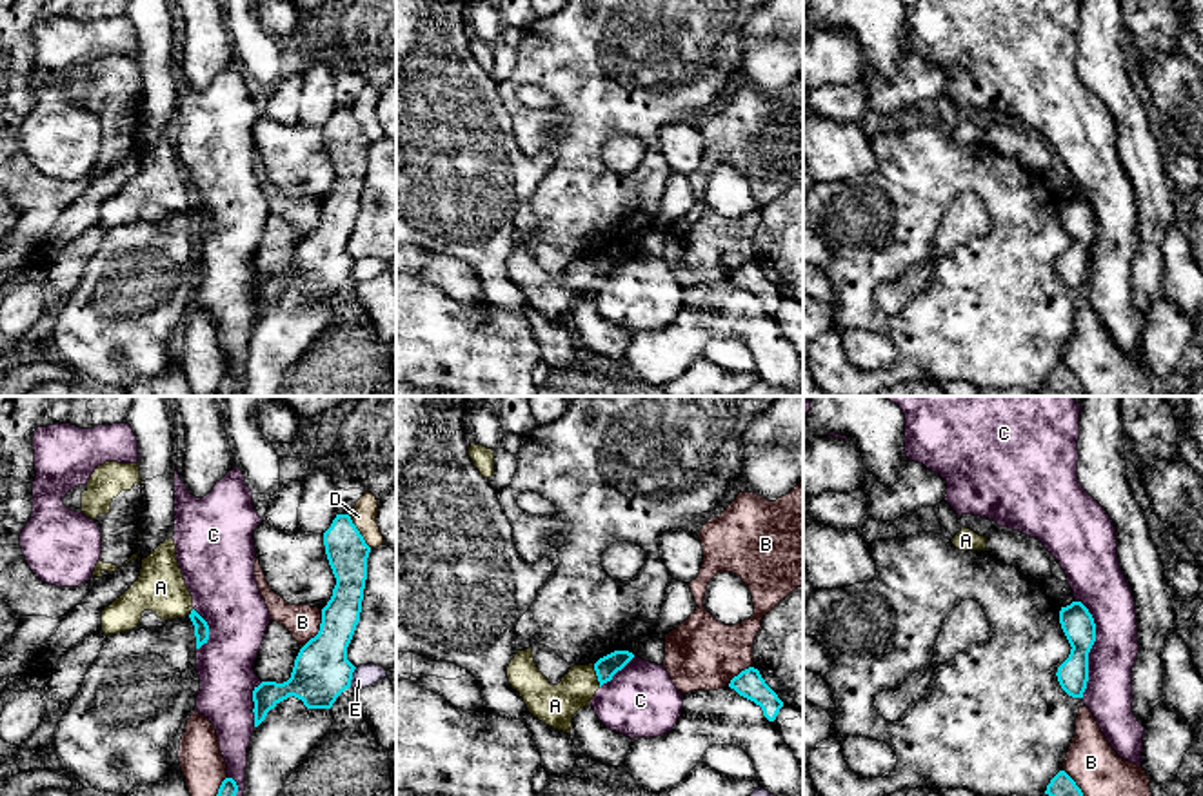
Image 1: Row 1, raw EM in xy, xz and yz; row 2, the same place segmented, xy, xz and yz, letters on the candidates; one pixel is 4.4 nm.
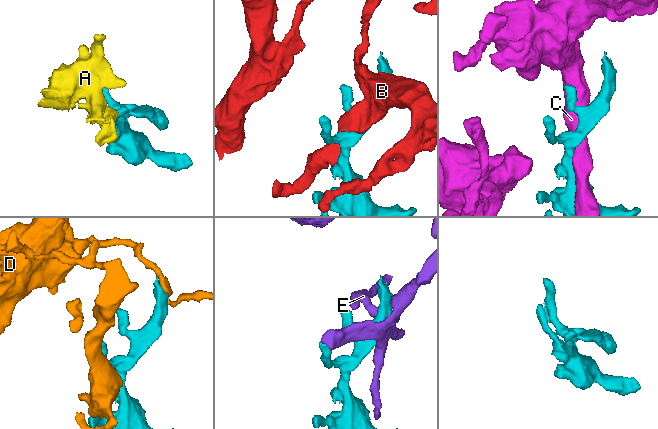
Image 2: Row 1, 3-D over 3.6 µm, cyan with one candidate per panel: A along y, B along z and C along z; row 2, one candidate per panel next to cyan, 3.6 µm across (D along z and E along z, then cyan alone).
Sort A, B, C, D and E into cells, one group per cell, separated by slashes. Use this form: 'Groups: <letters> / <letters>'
Groups: A / B / C / D / E

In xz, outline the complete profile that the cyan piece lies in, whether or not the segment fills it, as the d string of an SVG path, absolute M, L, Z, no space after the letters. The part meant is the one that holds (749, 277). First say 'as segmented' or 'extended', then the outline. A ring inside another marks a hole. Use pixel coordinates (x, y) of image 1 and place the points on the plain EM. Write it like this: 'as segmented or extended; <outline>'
as segmented; M749 260L741 264L738 269L734 269L729 276L731 282L734 282L740 289L754 294L761 300L763 309L769 314L774 314L780 302L783 300L783 294L778 291L778 287L765 276L760 264L754 260Z

